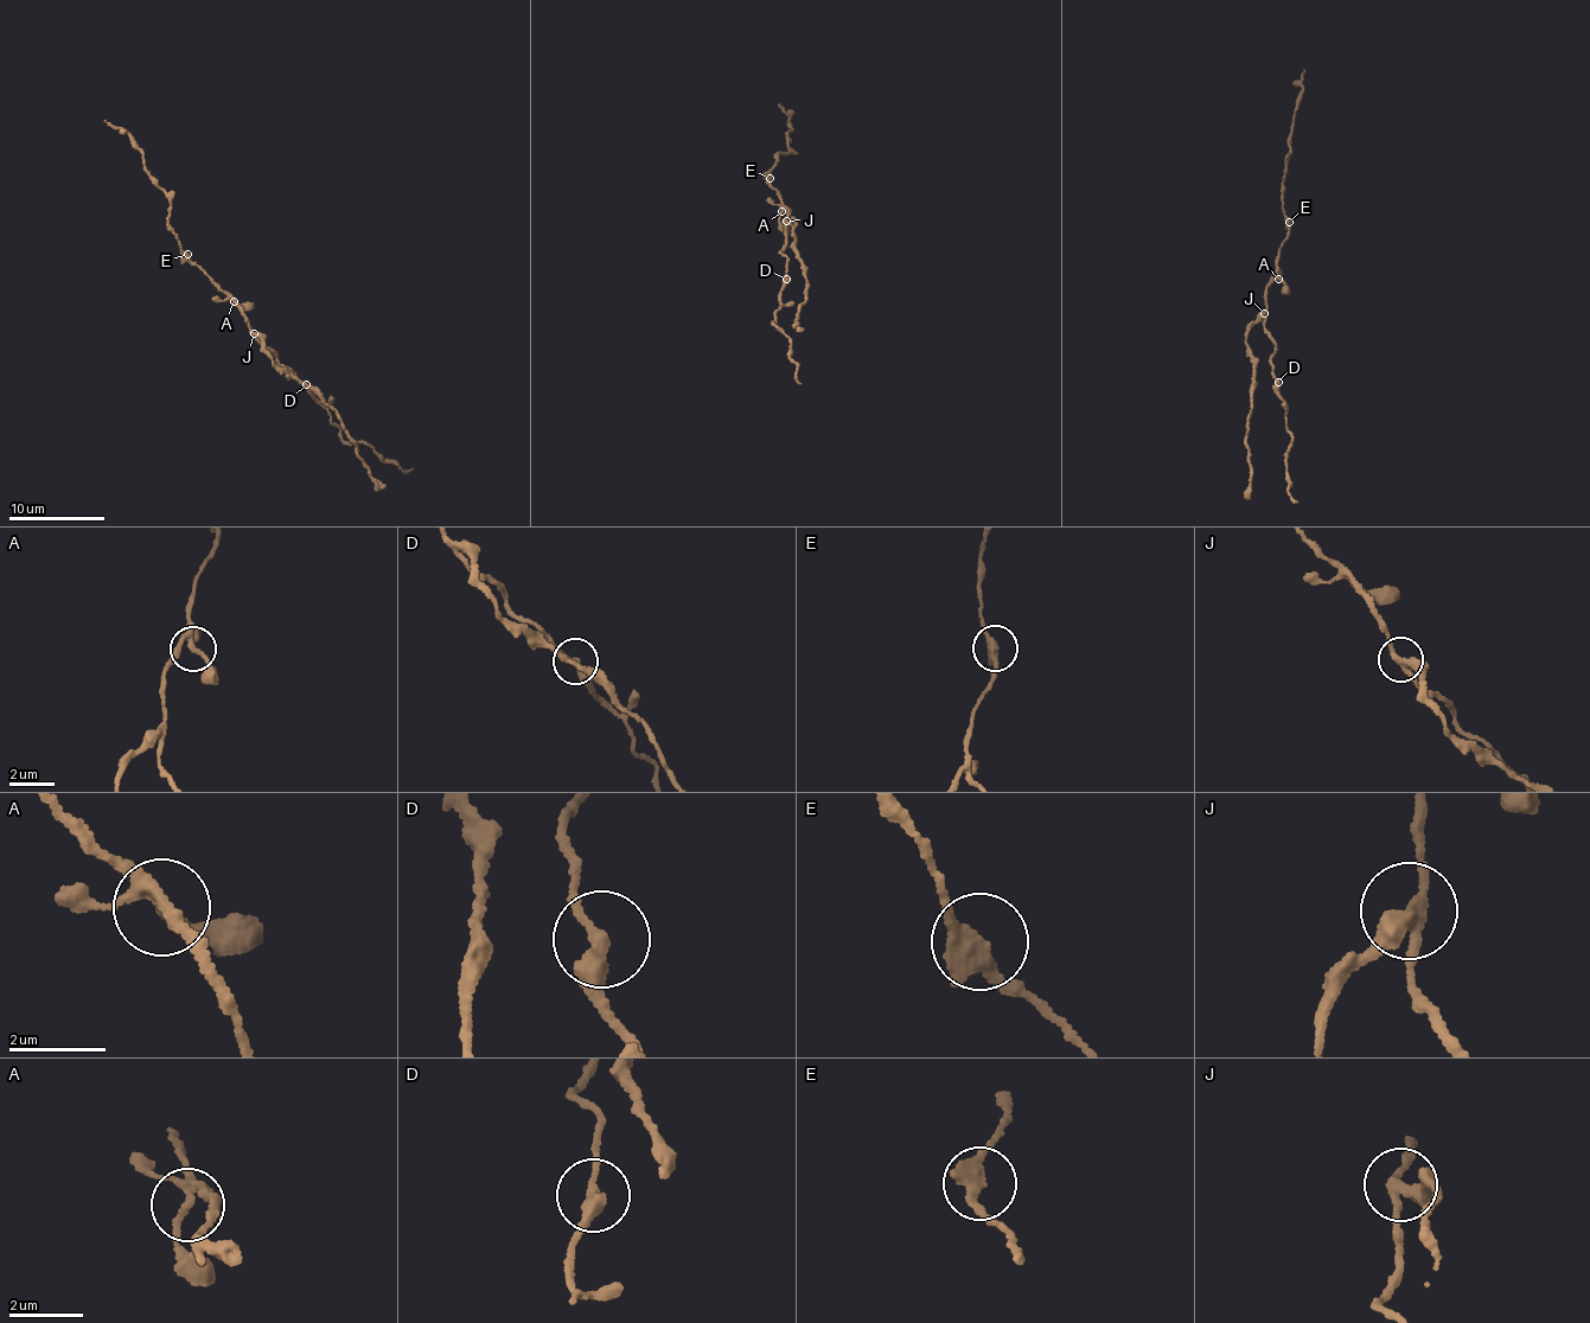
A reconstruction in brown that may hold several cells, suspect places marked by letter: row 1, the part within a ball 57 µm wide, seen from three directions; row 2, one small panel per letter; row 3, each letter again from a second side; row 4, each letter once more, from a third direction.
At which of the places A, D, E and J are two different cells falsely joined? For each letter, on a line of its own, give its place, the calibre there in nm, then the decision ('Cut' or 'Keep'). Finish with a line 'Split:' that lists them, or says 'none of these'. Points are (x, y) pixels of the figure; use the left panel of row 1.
A: Place: (234, 301). Thickness 240 nm. Keep
D: Place: (306, 384). Thickness 320 nm. Keep
E: Place: (187, 254). Thickness 360 nm. Keep
J: Place: (254, 333). Thickness 280 nm. Cut
Split: J

